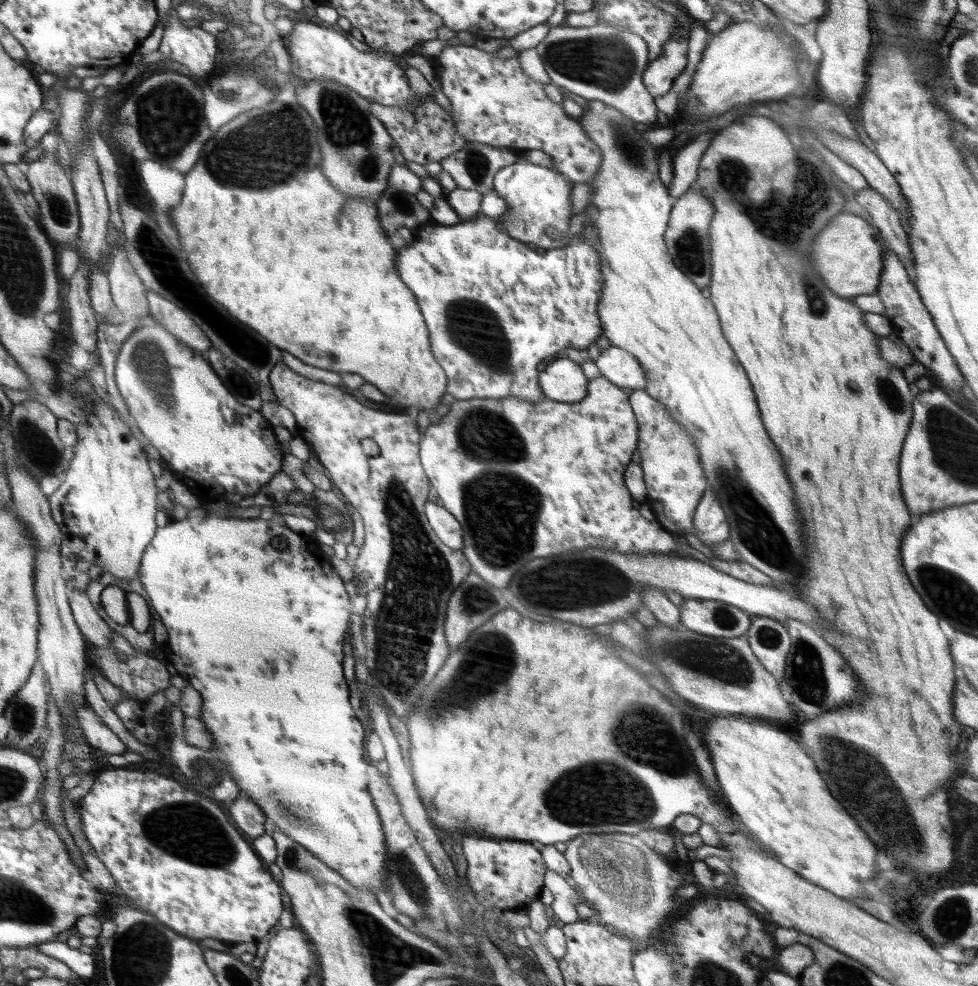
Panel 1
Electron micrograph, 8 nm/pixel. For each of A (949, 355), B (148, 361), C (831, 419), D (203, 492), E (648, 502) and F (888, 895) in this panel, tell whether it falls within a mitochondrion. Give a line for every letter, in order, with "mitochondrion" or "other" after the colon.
A: other
B: mitochondrion
C: other
D: other
E: other
F: other

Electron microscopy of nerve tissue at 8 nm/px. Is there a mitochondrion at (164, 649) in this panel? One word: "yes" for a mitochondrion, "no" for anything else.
no

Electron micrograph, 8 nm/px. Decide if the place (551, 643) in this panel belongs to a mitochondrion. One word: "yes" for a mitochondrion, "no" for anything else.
no

